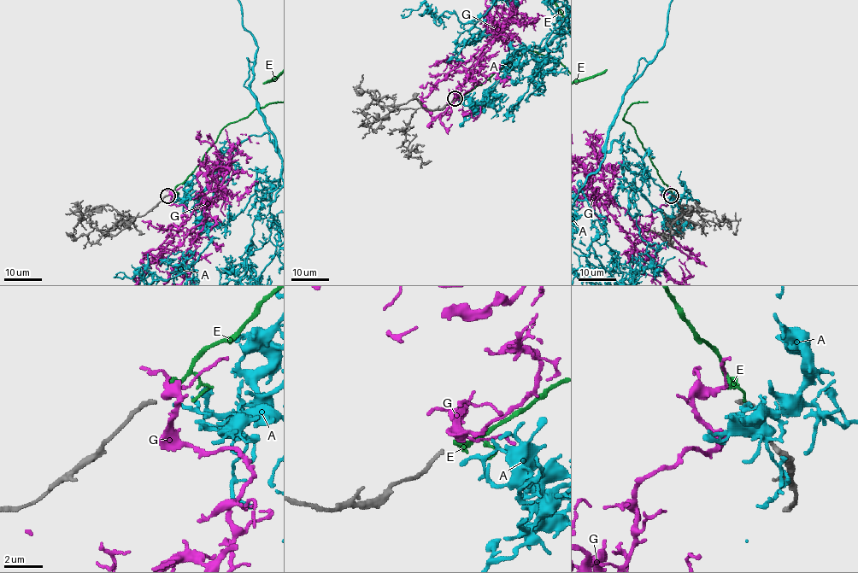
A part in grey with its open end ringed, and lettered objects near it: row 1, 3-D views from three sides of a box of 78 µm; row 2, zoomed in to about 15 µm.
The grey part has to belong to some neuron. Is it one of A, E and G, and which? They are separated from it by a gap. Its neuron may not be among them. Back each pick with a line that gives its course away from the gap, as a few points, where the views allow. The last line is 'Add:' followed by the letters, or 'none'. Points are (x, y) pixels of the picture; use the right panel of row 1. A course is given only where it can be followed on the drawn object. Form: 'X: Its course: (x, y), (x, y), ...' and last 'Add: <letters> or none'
E: Its course: (670, 193), (623, 119), (670, 79), (684, 49), (674, 31), (619, 61), (635, 82), (635, 122), (625, 145)
Add: E

